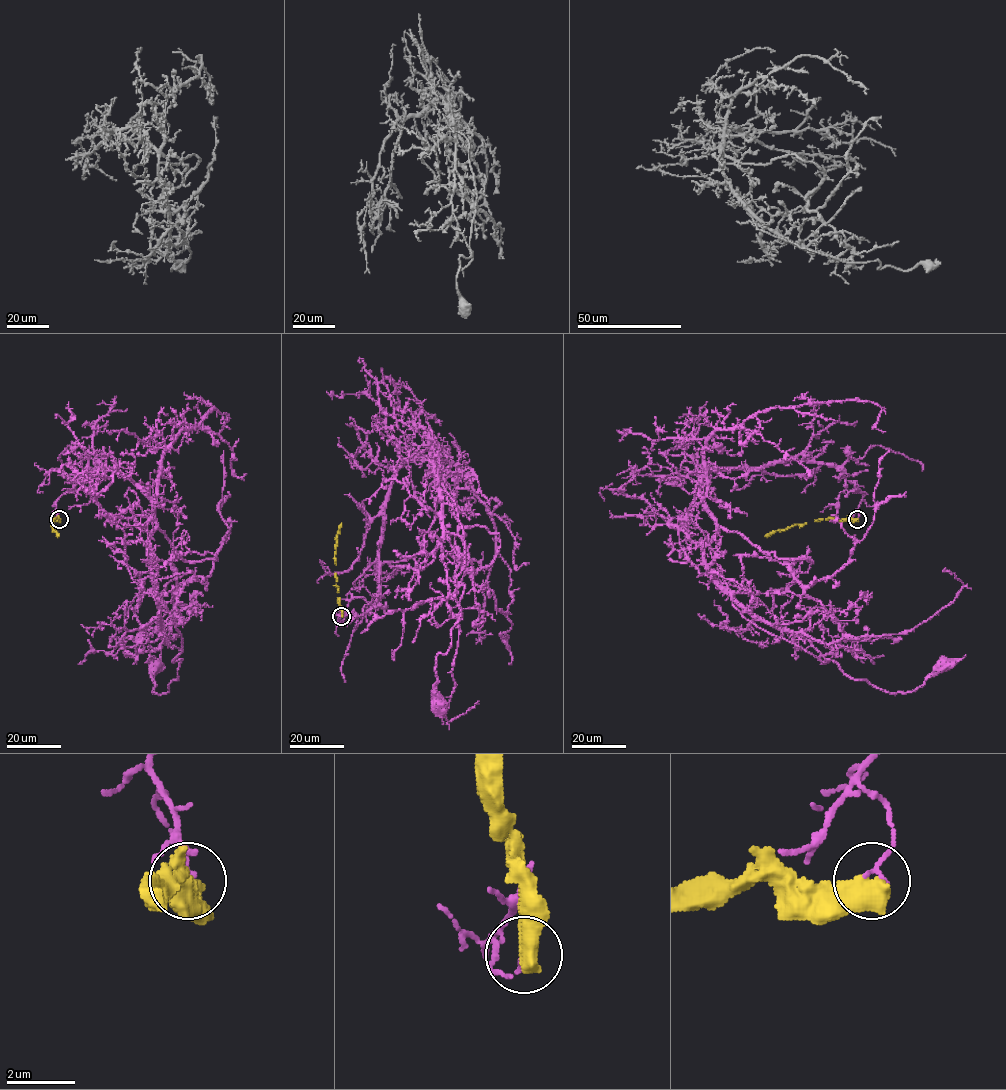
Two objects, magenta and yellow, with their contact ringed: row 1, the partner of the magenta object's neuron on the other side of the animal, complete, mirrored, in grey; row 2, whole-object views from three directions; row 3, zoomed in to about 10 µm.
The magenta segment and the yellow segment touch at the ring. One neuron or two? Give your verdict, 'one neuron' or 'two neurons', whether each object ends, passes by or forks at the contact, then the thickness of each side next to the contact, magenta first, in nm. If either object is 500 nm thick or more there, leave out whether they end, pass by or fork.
two neurons; 140 nm thick on the magenta side, 700 nm on the other

